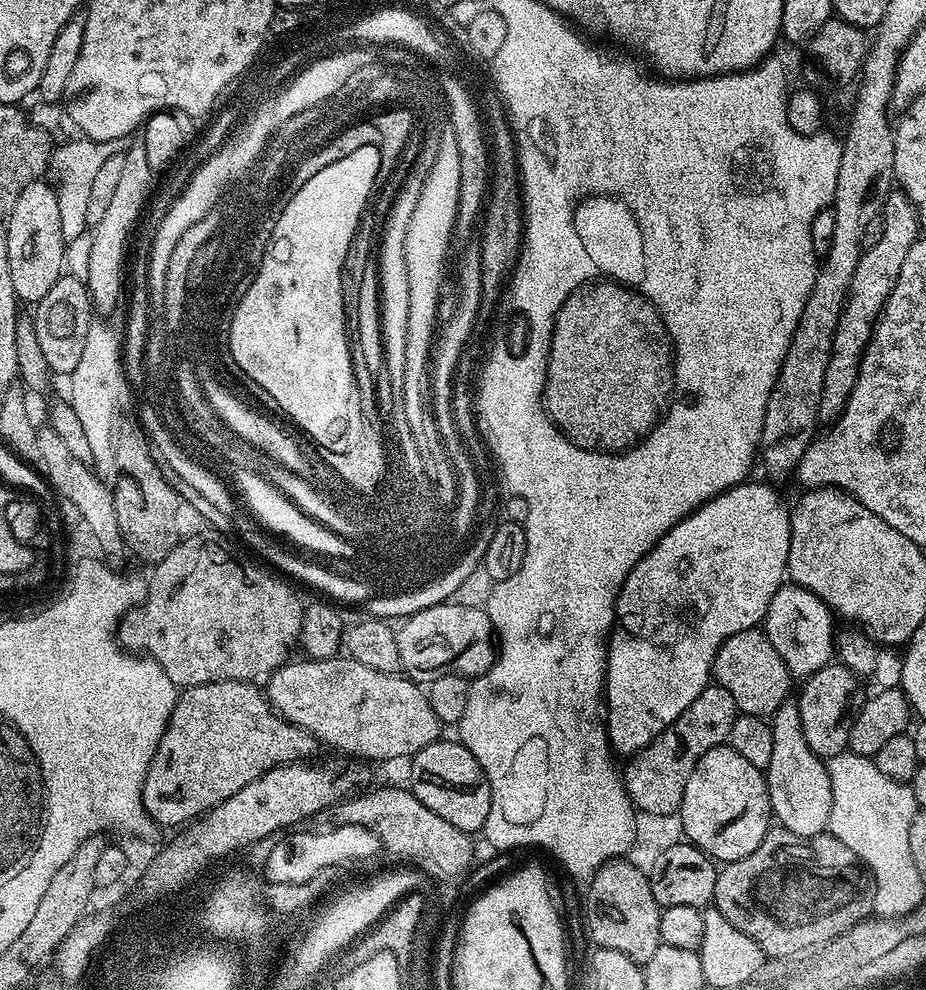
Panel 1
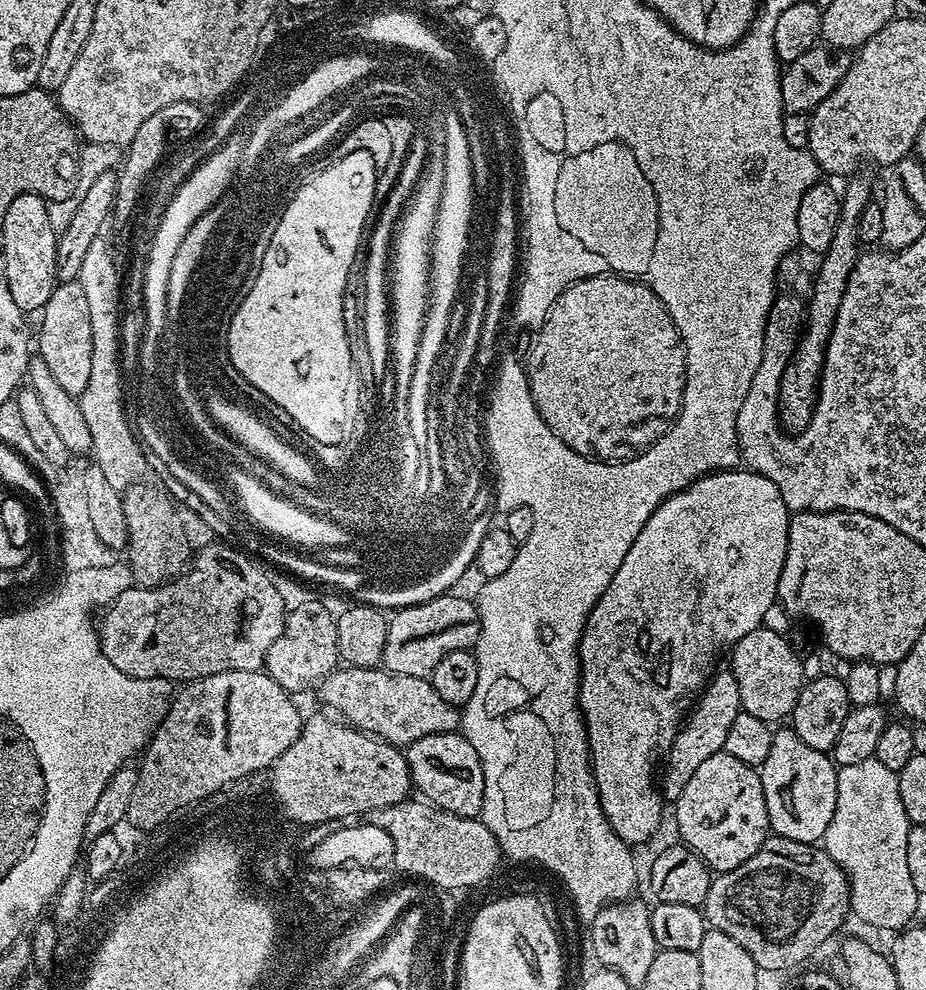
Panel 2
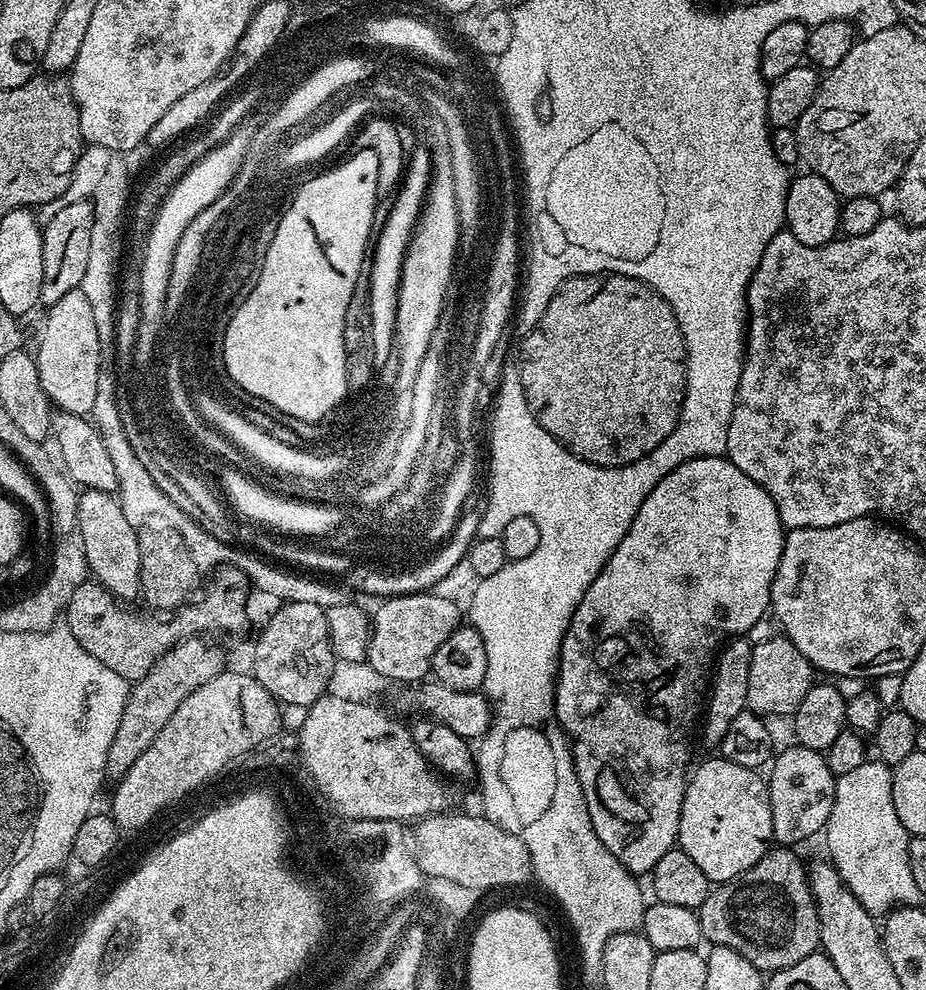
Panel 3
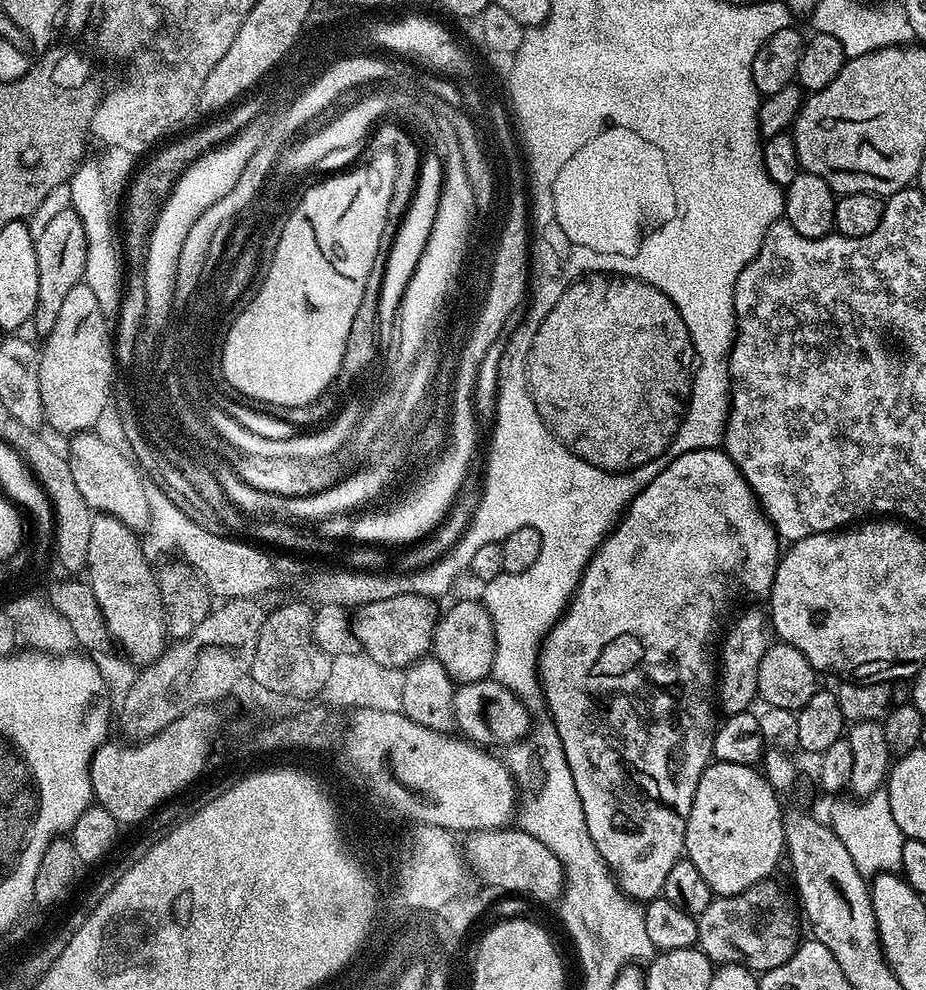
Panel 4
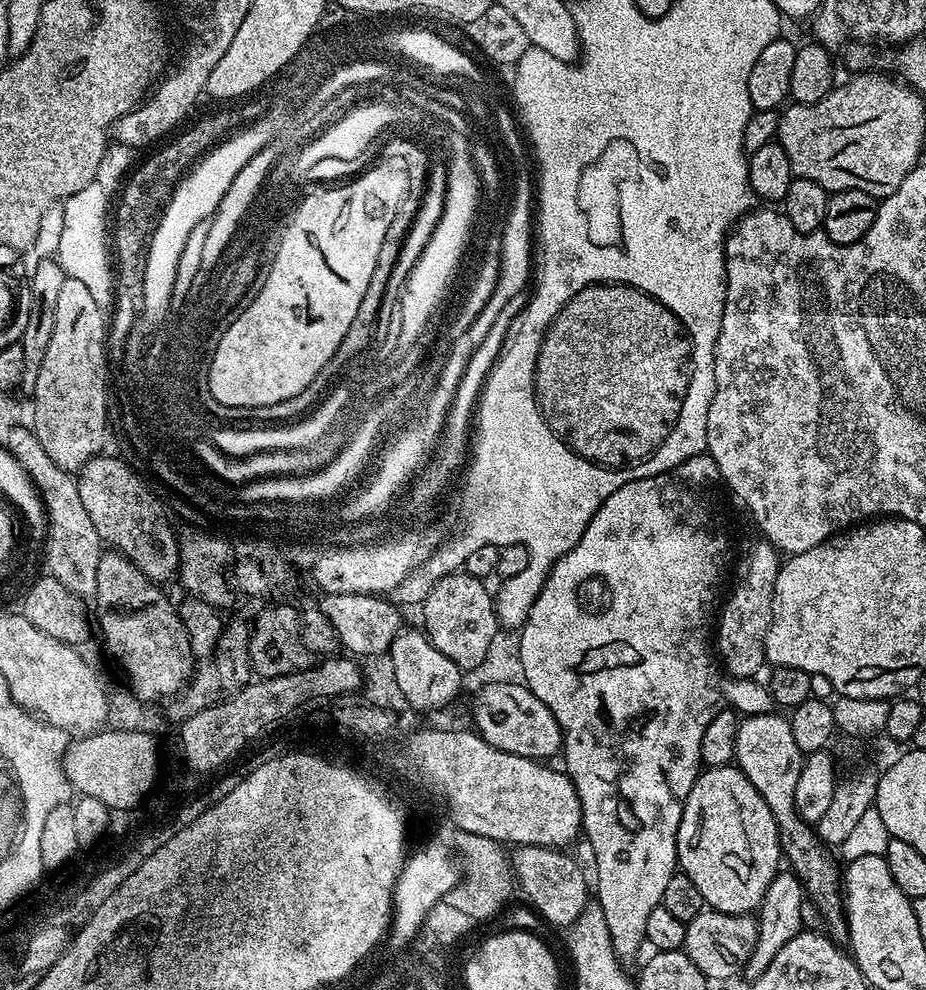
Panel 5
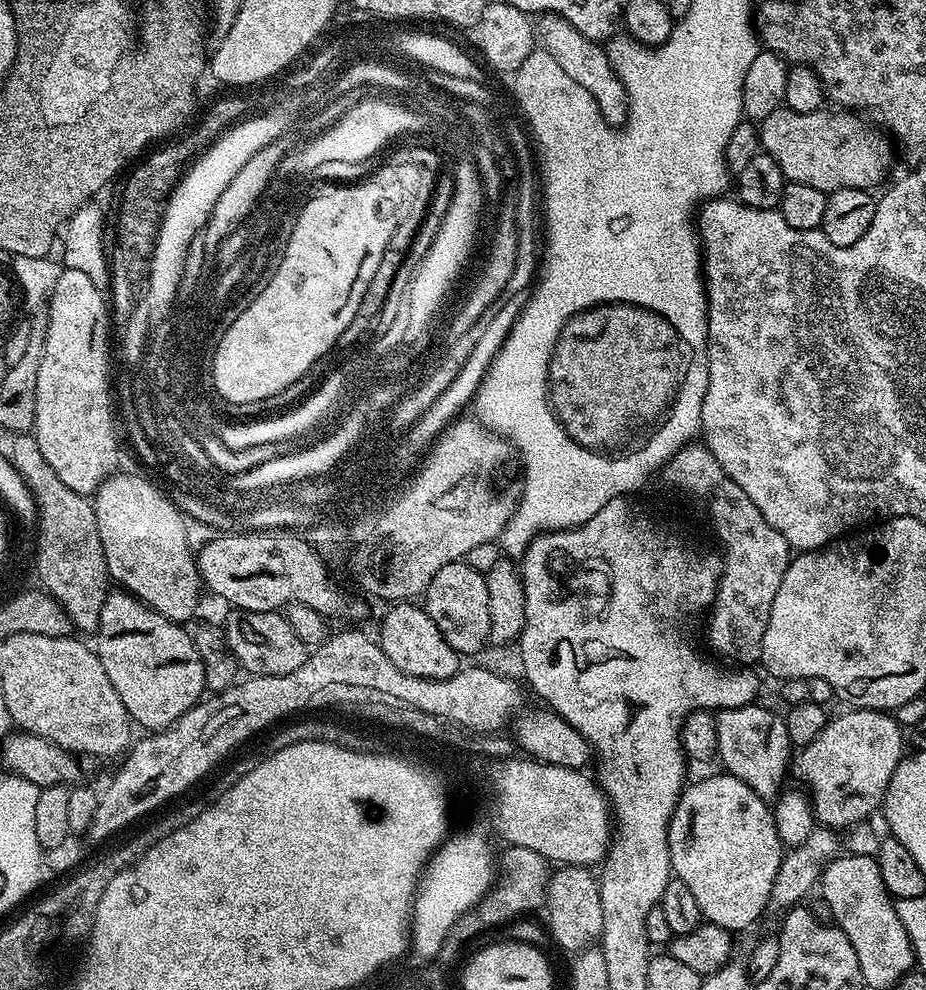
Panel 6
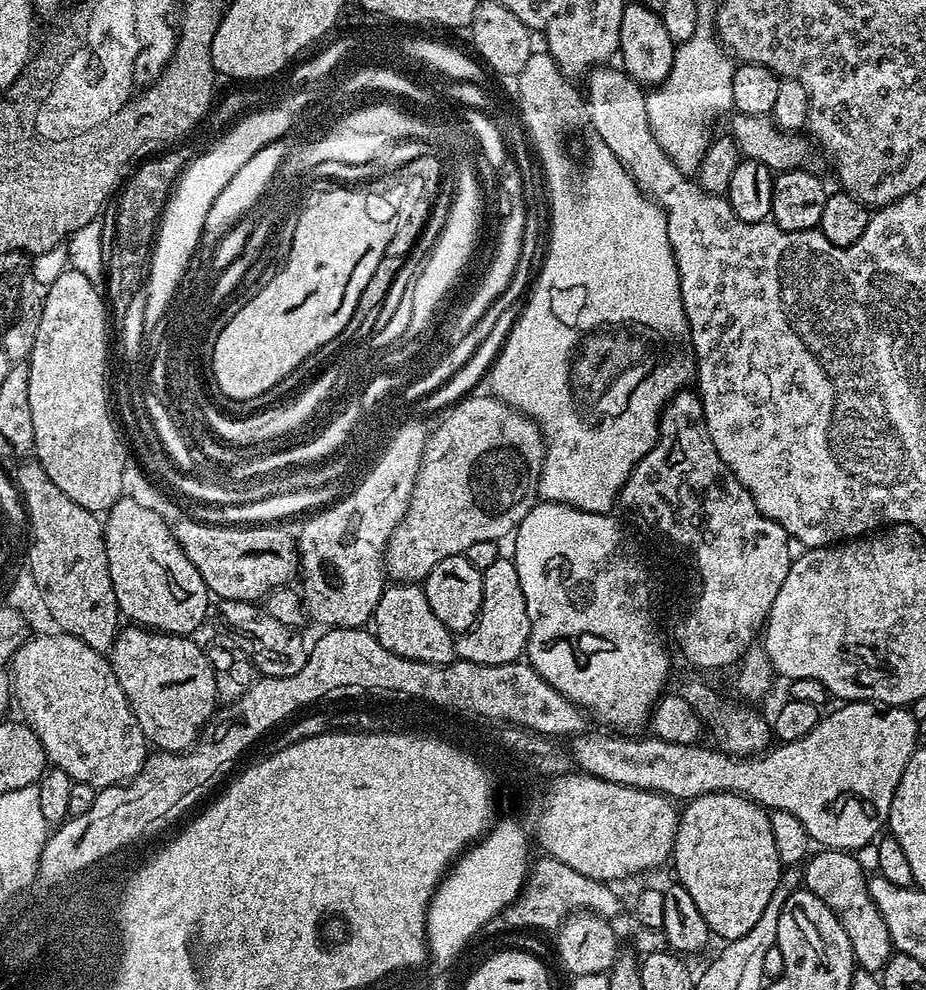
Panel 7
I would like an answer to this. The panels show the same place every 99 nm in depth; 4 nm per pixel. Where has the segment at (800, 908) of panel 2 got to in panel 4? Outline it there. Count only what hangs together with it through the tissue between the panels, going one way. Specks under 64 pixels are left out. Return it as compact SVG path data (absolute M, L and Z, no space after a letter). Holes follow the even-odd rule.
M767 879L763 880L761 884L750 886L750 890L746 890L742 894L716 896L710 902L710 906L706 906L704 913L698 917L696 944L700 951L710 957L713 965L742 962L744 967L750 969L753 974L763 974L782 966L782 962L786 962L794 954L796 945L802 940L800 924L796 921L796 916L792 913L792 908L788 905L783 890L772 883L771 879Z

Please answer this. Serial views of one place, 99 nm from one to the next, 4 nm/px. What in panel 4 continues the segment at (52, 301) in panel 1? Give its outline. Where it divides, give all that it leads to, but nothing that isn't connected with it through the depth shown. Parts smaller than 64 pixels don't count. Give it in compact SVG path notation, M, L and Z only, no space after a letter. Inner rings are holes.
M83 282L74 286L74 290L70 290L70 294L66 294L65 300L62 301L62 310L58 313L58 319L54 321L54 330L50 330L50 334L43 337L40 348L38 382L42 390L42 410L47 427L52 427L56 432L75 434L95 429L100 424L96 416L100 408L103 408L108 387L107 342L113 337L110 322L102 314L98 306L98 298L94 298L90 286Z

